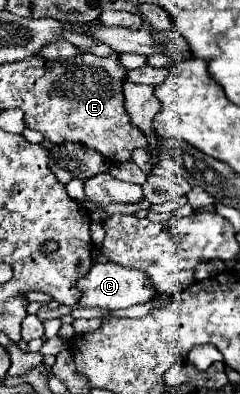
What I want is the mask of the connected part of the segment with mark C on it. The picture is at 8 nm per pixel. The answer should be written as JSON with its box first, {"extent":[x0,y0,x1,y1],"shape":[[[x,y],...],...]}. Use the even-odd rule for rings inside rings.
{"extent":[78,262,156,310],"shape":[[[96,262],[90,272],[78,282],[78,288],[82,290],[82,300],[78,302],[80,306],[88,308],[88,306],[98,306],[98,308],[106,308],[106,310],[118,310],[118,308],[128,308],[134,304],[142,304],[142,302],[150,302],[156,296],[156,290],[150,282],[150,278],[136,268],[124,268],[120,264],[112,264],[112,262]]]}

